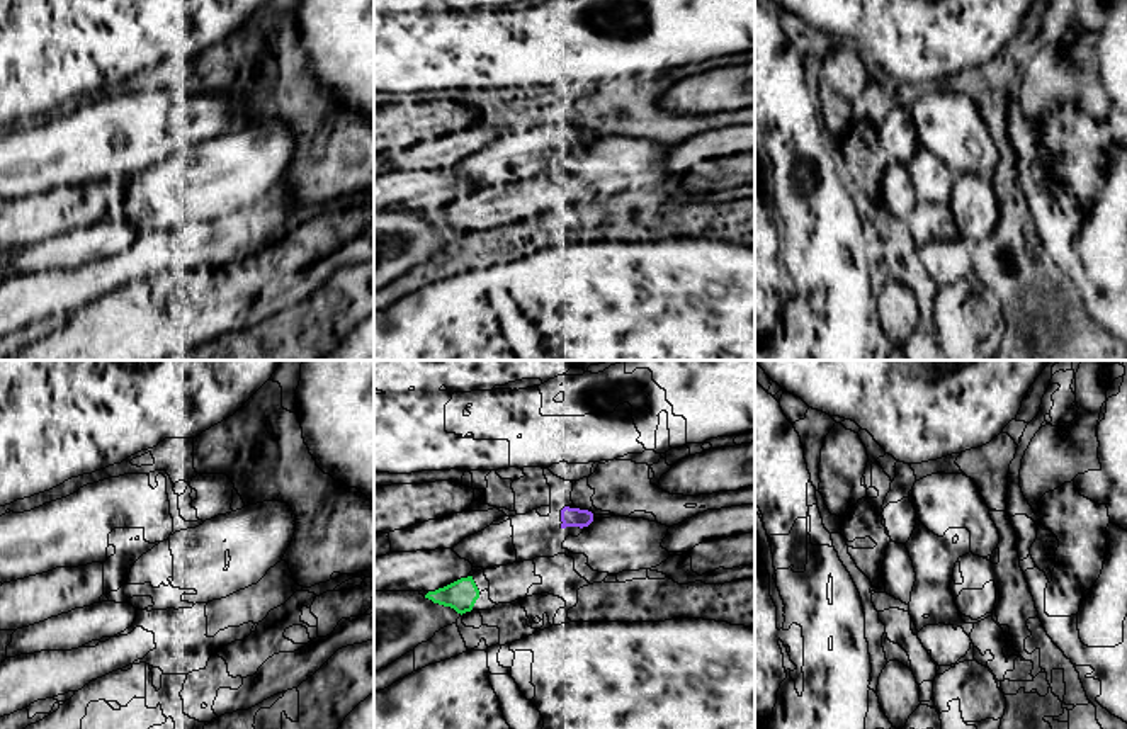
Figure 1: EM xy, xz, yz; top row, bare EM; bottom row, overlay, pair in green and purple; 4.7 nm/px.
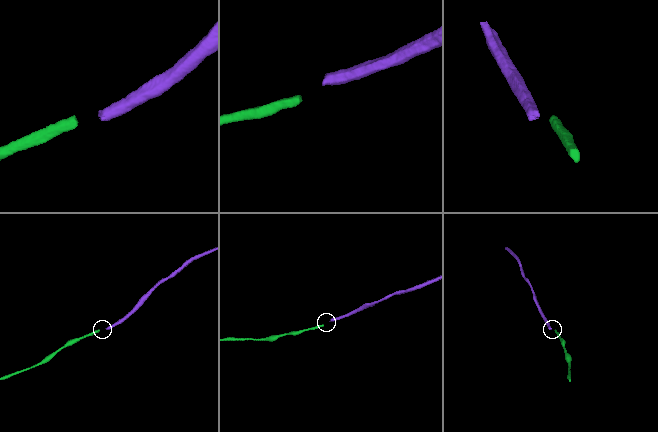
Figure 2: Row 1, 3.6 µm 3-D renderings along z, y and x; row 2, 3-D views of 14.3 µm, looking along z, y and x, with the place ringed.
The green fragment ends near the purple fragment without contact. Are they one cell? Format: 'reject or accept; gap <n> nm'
reject; gap 480 nm

